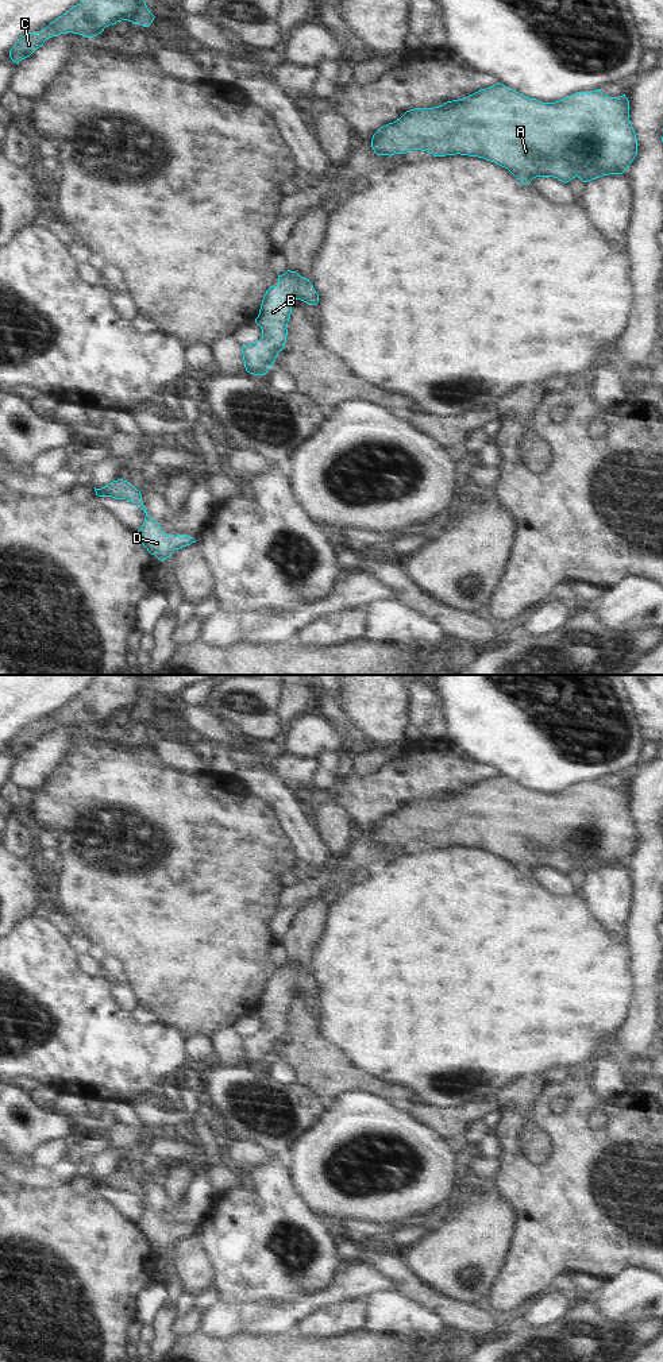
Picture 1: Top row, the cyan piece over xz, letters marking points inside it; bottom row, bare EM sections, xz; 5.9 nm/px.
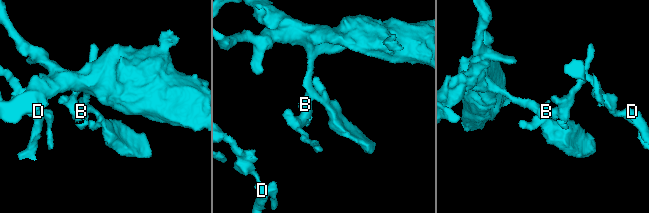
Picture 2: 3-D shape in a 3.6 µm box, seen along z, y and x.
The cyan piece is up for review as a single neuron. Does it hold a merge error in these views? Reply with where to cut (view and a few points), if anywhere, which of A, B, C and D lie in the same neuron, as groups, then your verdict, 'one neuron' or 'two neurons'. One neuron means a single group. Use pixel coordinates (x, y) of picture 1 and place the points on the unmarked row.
cut none; groups A B C D; one neuron

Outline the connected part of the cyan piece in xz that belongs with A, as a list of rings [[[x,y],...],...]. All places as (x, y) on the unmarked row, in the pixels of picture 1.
[[[498,773],[439,798],[406,802],[373,826],[371,838],[377,846],[389,848],[410,841],[427,842],[433,848],[478,848],[508,860],[524,876],[536,868],[554,868],[567,875],[575,868],[587,873],[602,867],[622,865],[637,846],[637,829],[629,811],[629,792],[625,786],[609,788],[595,780],[577,783],[555,794],[541,794]]]

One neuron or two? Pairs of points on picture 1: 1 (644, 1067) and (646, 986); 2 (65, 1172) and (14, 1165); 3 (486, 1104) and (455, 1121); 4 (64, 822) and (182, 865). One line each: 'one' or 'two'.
1: two
2: one
3: one
4: one

